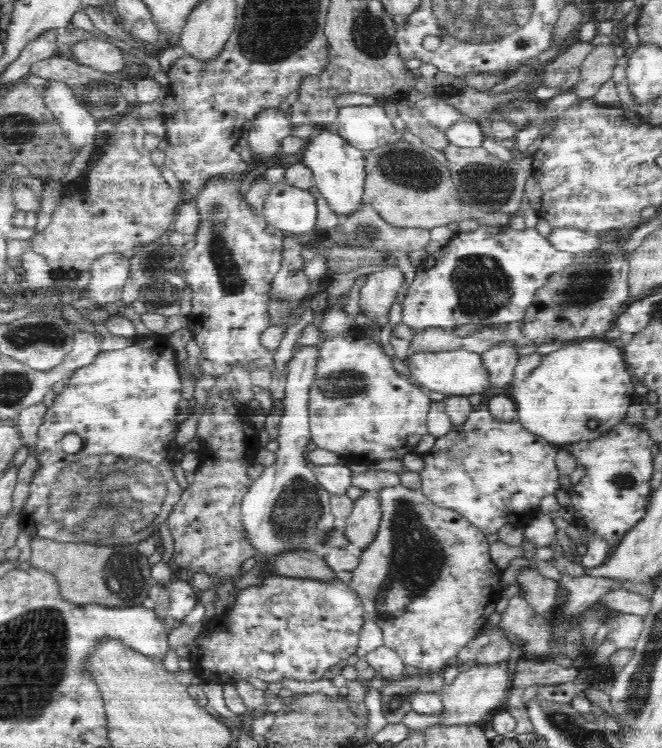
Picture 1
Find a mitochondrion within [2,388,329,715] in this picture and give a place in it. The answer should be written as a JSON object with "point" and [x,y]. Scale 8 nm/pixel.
{"point":[96,495]}

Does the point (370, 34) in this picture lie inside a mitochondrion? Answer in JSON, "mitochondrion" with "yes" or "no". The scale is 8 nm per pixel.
{"mitochondrion":"yes"}

